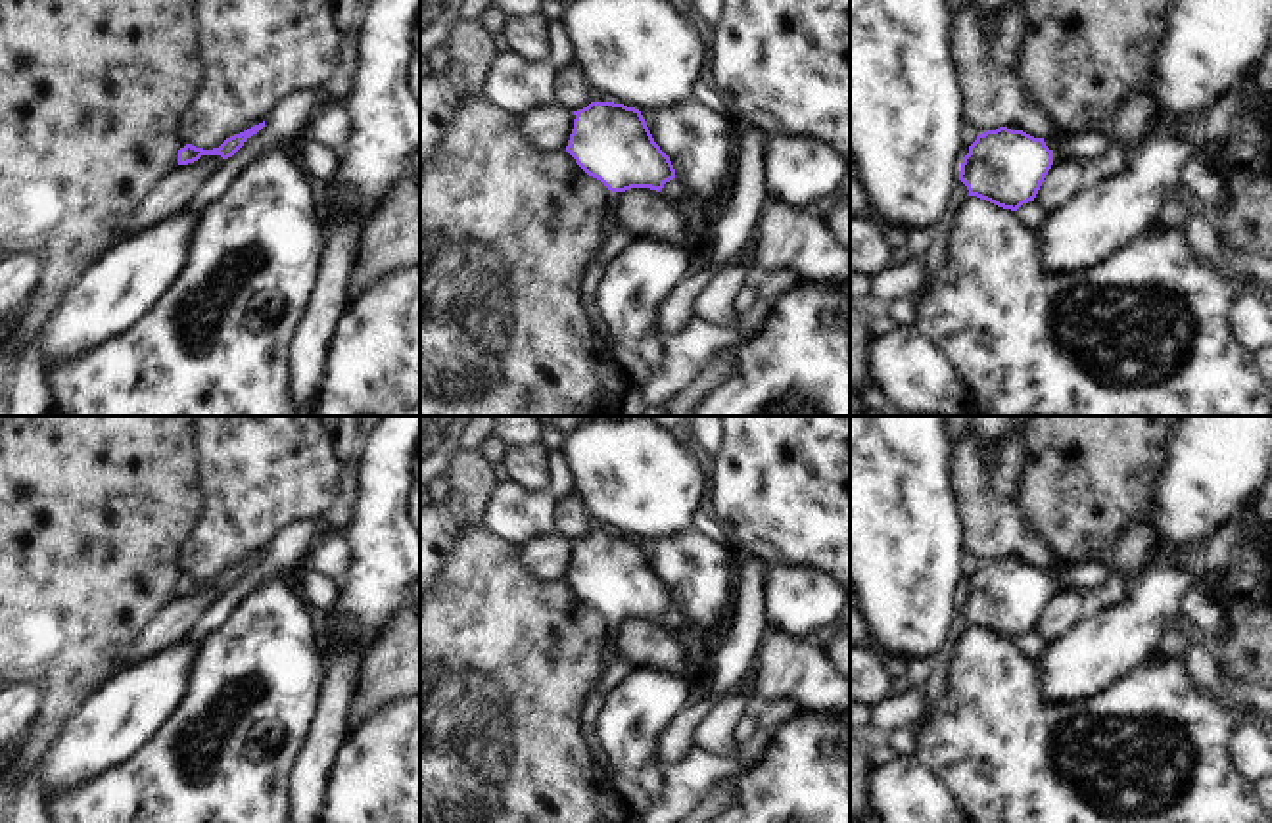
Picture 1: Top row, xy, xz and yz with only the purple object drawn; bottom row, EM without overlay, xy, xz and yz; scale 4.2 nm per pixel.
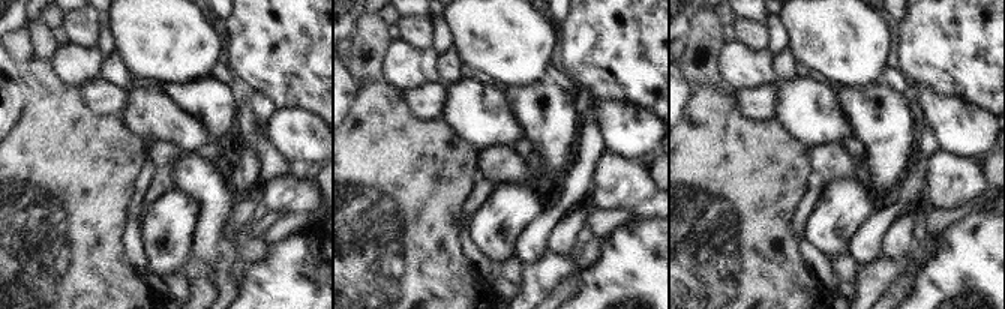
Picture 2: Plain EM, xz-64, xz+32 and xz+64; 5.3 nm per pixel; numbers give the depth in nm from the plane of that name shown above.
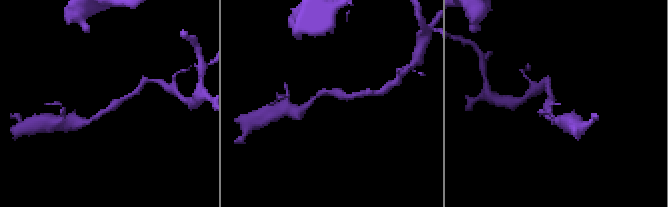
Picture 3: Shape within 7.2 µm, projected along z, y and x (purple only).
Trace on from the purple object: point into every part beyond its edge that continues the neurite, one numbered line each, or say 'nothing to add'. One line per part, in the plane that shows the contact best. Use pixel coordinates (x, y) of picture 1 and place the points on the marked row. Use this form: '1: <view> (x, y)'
1: xz (609, 225)

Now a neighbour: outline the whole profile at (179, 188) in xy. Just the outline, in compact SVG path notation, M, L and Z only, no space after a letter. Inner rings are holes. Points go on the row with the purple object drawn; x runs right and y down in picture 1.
M201 155L188 165L177 165L138 209L136 221L119 234L119 240L159 224L173 213L190 207L200 188L217 173L224 159Z

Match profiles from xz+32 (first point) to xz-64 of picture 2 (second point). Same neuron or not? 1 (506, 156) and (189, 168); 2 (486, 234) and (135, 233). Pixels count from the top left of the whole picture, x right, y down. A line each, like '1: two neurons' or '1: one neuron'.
1: one neuron
2: two neurons

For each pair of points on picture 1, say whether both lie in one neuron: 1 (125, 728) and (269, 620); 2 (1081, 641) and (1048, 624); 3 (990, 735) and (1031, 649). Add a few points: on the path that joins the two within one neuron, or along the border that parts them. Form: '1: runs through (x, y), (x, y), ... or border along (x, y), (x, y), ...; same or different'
1: border along (204, 643), (192, 670), (192, 687), (169, 718); different
2: border along (1081, 616), (1048, 645); different
3: border along (1015, 641), (1015, 647), (1025, 657), (1036, 660); different

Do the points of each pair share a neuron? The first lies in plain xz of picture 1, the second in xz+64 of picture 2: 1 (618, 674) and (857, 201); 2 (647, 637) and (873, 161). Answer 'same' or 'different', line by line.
1: different
2: different

